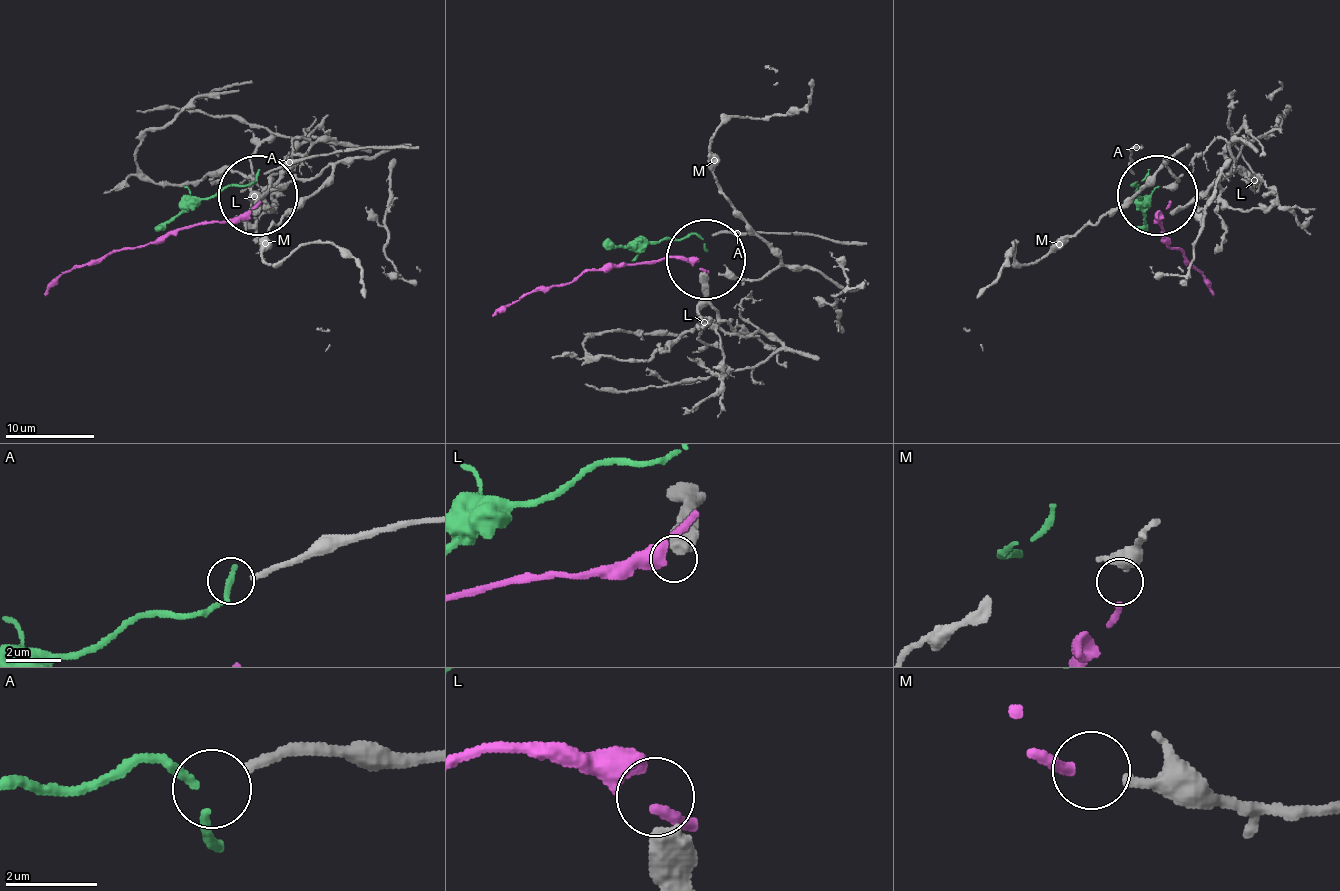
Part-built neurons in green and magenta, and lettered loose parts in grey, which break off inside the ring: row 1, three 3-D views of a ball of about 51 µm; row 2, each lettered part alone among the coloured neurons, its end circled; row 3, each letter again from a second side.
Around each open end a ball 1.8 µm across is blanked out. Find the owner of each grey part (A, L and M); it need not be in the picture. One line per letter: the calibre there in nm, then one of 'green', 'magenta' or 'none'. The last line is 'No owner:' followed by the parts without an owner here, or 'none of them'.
A: 200 nm thick; none
L: 550 nm thick; none
M: 240 nm thick; magenta
No owner: A, L

